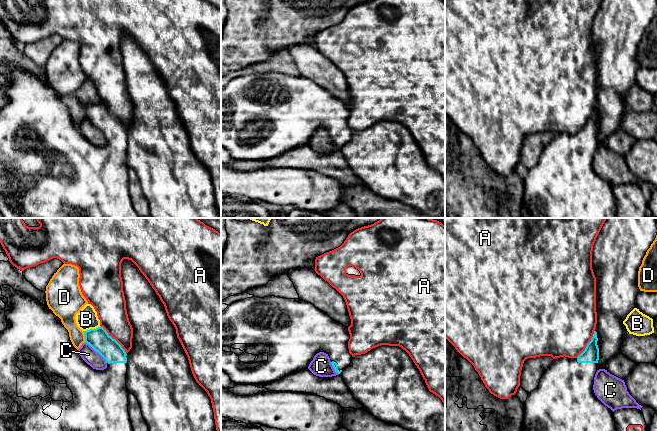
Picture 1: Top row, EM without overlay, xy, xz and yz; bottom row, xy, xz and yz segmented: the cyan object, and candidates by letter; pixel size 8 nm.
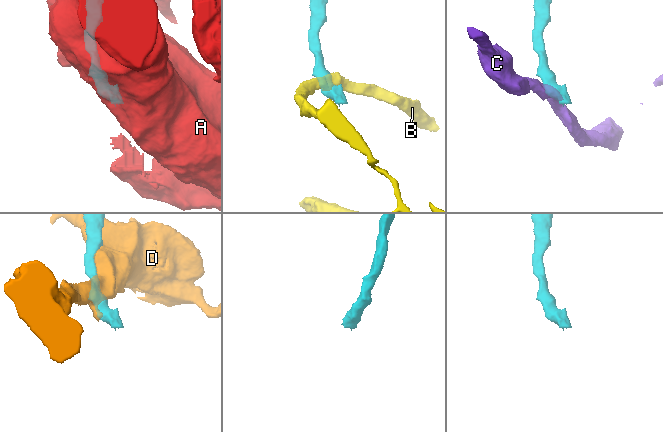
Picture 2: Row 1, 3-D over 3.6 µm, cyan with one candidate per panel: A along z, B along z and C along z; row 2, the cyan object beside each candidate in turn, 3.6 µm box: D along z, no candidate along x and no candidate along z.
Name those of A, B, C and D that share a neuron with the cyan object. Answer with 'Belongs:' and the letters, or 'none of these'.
Belongs: none of these

